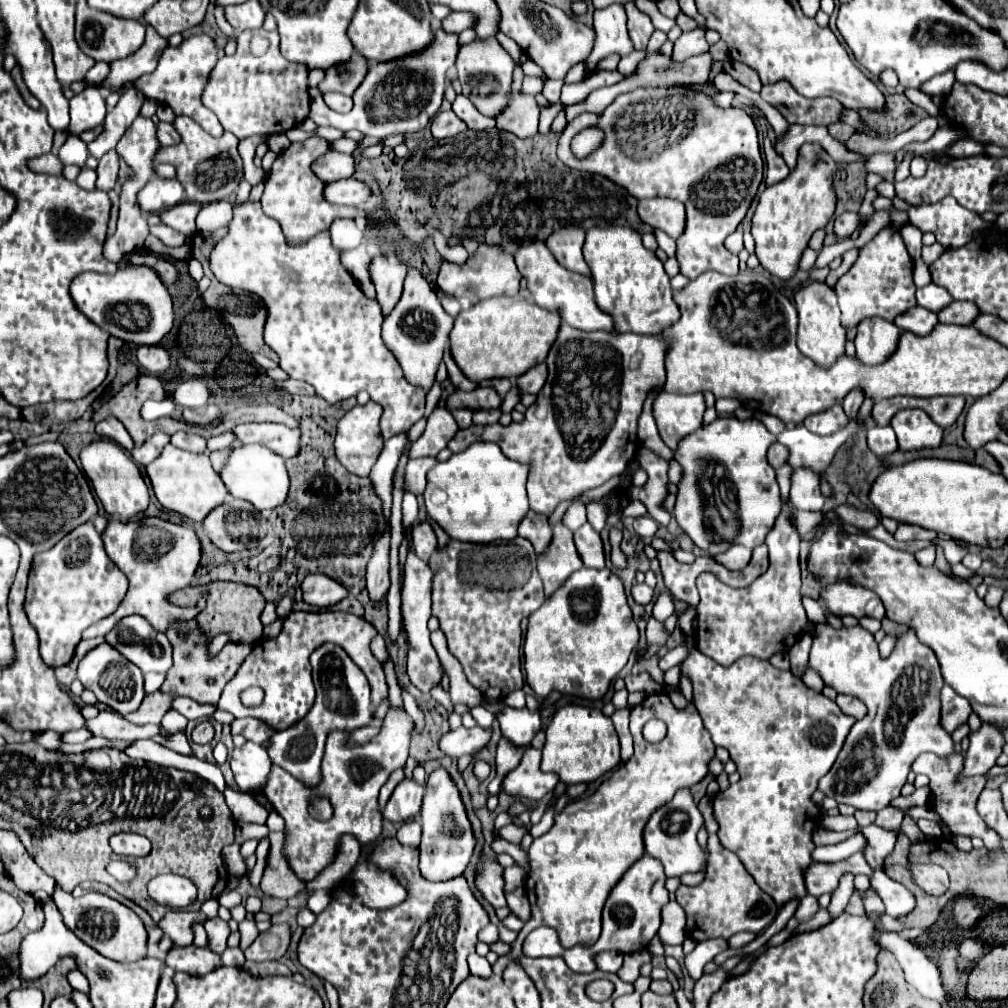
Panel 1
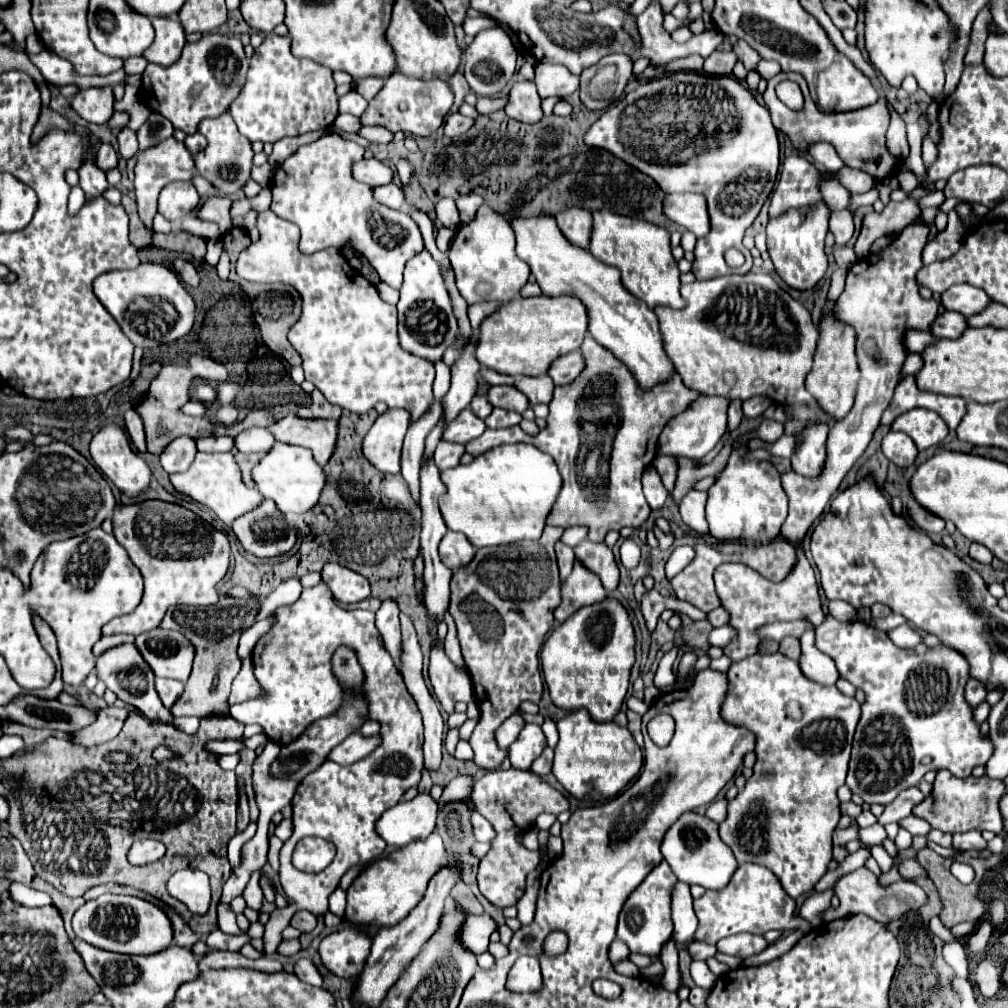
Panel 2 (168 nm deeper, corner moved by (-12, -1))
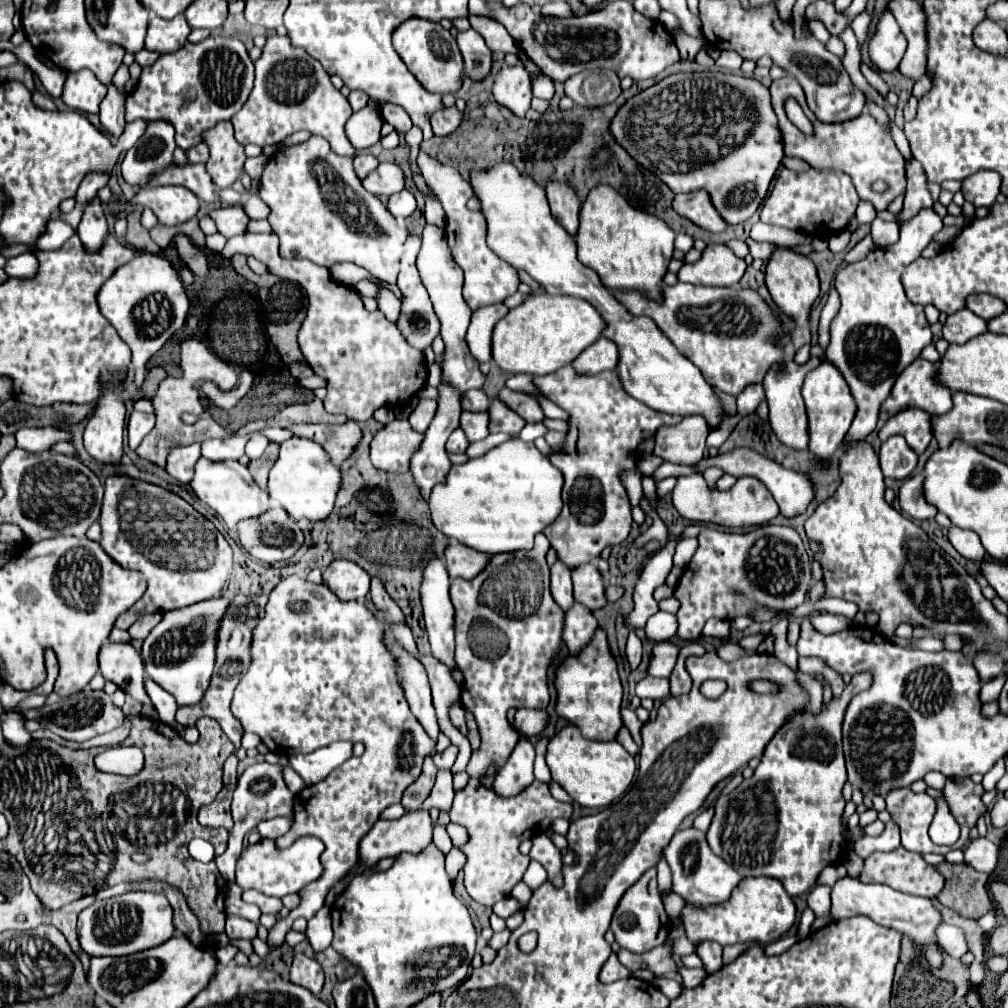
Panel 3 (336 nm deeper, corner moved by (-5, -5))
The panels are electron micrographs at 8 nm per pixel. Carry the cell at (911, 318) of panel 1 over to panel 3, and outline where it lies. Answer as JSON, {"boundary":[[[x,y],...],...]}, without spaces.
{"boundary":[[[961,309],[961,311],[947,317],[947,321],[943,325],[943,339],[949,341],[949,343],[963,345],[969,339],[973,339],[973,337],[977,337],[985,331],[987,331],[985,319],[977,317],[969,309]]]}

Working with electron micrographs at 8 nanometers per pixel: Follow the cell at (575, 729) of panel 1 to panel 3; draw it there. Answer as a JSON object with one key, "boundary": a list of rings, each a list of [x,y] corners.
{"boundary":[[[565,725],[547,745],[547,765],[557,781],[581,807],[601,809],[613,803],[629,787],[635,775],[635,759],[617,741],[591,741],[575,725]]]}

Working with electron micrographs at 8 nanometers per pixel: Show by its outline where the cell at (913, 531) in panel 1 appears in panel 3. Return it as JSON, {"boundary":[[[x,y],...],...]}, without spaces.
{"boundary":[[[909,477],[899,489],[899,505],[905,515],[911,519],[935,519],[937,509],[923,499],[923,477]]]}

